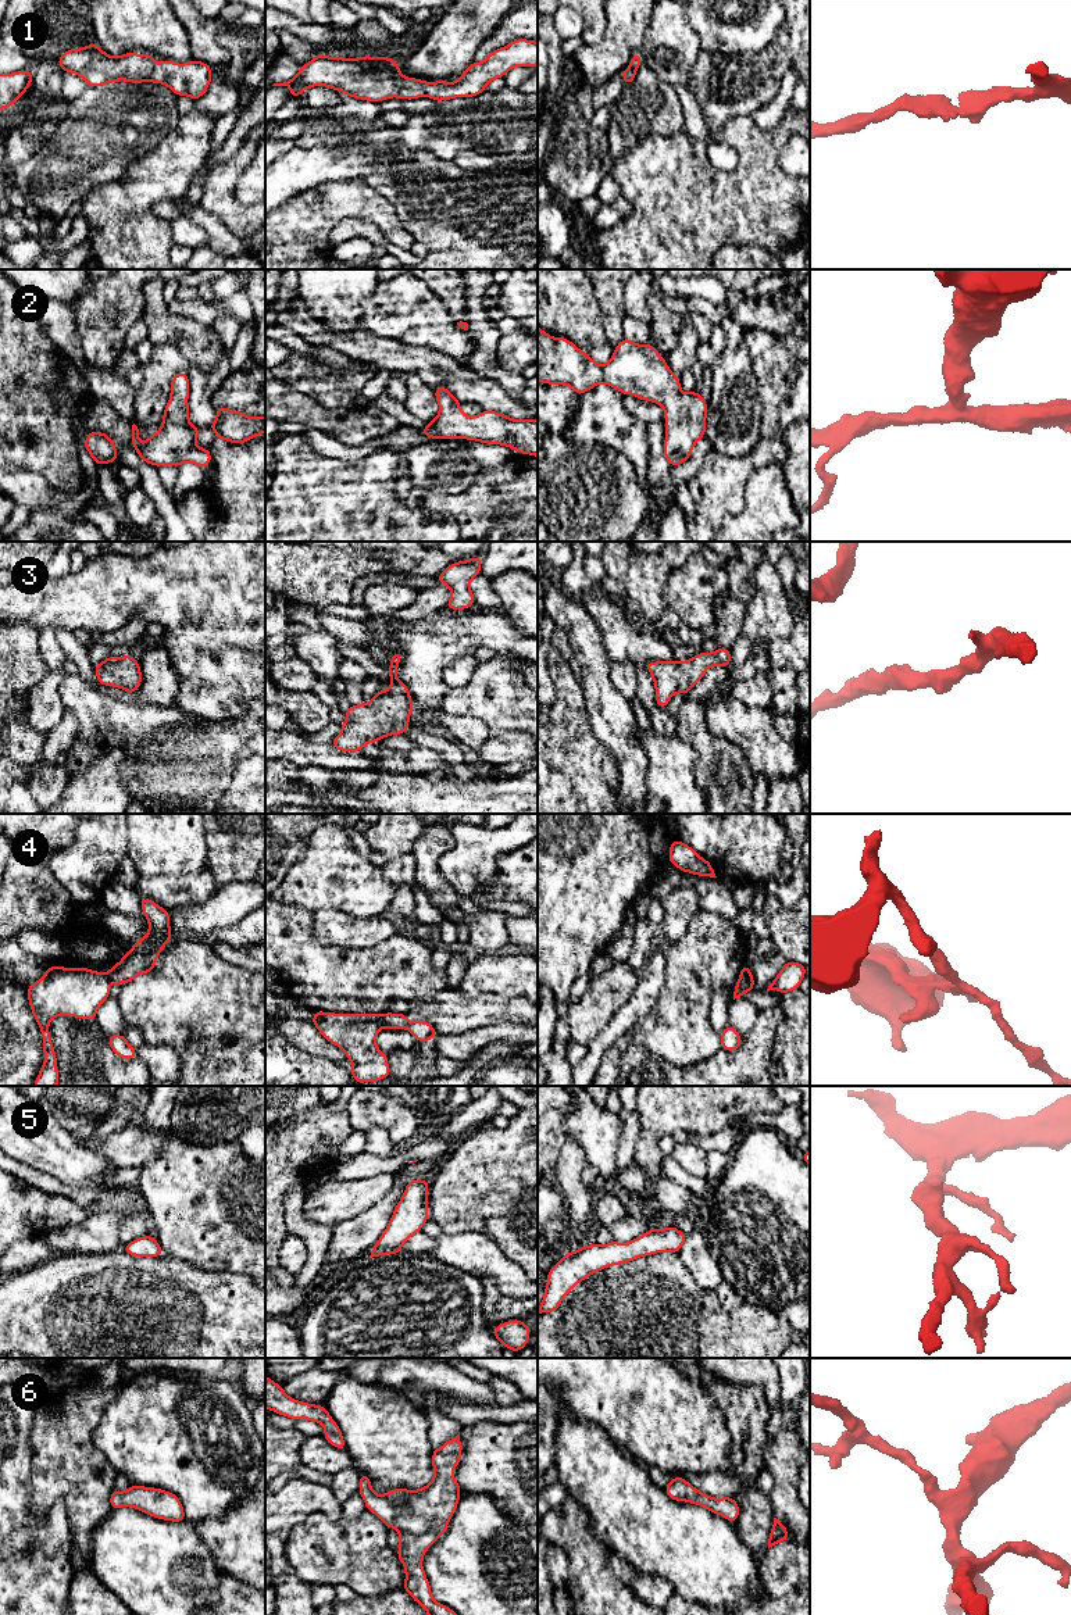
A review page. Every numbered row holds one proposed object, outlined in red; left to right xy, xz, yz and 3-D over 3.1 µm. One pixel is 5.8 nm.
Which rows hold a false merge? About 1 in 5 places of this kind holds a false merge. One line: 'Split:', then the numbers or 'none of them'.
Split: 4

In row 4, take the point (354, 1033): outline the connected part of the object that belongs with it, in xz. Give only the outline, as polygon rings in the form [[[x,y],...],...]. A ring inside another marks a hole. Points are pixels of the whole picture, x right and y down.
[[[314,1011],[311,1022],[353,1062],[349,1071],[354,1076],[354,1083],[378,1082],[390,1075],[388,1055],[375,1043],[383,1028],[381,1015]]]

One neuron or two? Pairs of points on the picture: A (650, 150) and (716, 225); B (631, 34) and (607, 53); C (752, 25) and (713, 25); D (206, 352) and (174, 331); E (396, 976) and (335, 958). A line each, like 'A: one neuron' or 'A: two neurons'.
A: one neuron
B: one neuron
C: one neuron
D: one neuron
E: one neuron

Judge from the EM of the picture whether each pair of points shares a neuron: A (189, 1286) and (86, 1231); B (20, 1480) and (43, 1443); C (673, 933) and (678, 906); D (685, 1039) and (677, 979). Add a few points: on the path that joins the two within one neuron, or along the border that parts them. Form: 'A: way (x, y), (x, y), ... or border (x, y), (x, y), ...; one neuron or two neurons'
A: border (121, 1246), (110, 1251), (85, 1253); two neurons
B: border (31, 1429), (31, 1496); two neurons
C: way (674, 926), (678, 913); one neuron
D: way (682, 1024), (682, 994); one neuron

